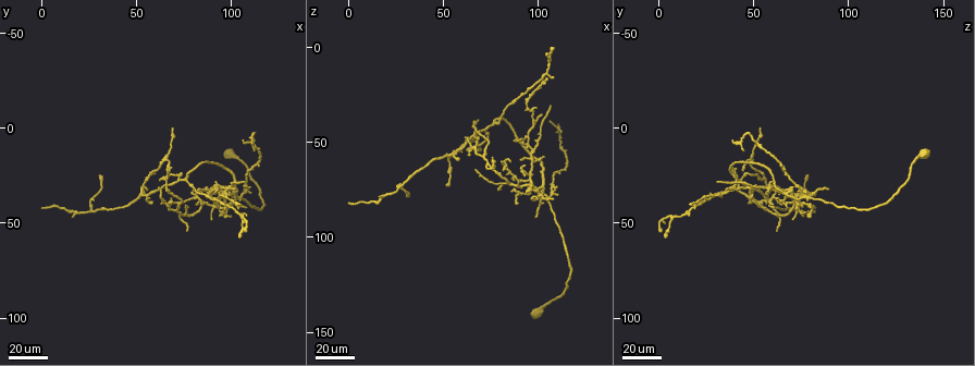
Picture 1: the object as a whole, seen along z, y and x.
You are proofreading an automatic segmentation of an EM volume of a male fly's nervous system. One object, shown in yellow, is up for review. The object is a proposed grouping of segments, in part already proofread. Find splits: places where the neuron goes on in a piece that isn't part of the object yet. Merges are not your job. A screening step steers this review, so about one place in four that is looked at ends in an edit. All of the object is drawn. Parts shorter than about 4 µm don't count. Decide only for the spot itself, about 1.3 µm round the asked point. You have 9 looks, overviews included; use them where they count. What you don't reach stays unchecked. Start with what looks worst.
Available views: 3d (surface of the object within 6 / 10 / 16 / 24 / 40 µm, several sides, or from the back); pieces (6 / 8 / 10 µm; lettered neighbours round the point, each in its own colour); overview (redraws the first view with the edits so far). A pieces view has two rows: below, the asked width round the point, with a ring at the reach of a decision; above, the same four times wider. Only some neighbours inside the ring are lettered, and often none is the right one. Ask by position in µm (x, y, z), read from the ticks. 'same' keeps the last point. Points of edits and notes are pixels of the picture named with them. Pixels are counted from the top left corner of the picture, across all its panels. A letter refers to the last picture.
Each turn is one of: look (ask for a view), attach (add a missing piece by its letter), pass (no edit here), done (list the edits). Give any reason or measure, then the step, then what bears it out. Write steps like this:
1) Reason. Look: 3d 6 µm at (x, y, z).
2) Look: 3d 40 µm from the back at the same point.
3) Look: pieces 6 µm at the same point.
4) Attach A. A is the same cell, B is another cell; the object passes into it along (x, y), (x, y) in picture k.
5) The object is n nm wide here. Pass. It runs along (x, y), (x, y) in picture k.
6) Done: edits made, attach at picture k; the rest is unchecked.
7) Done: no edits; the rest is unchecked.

Free end. Look: 3d 24 µm at (102, 33, 35).

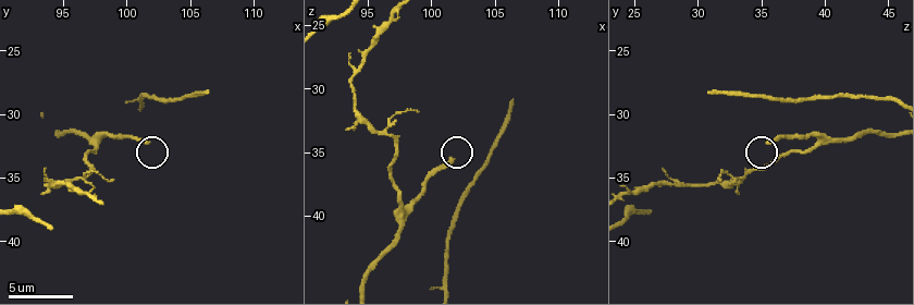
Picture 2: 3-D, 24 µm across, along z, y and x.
See the neighbours. Look: pieces 8 µm at (101.6, 32.2, 35.6).

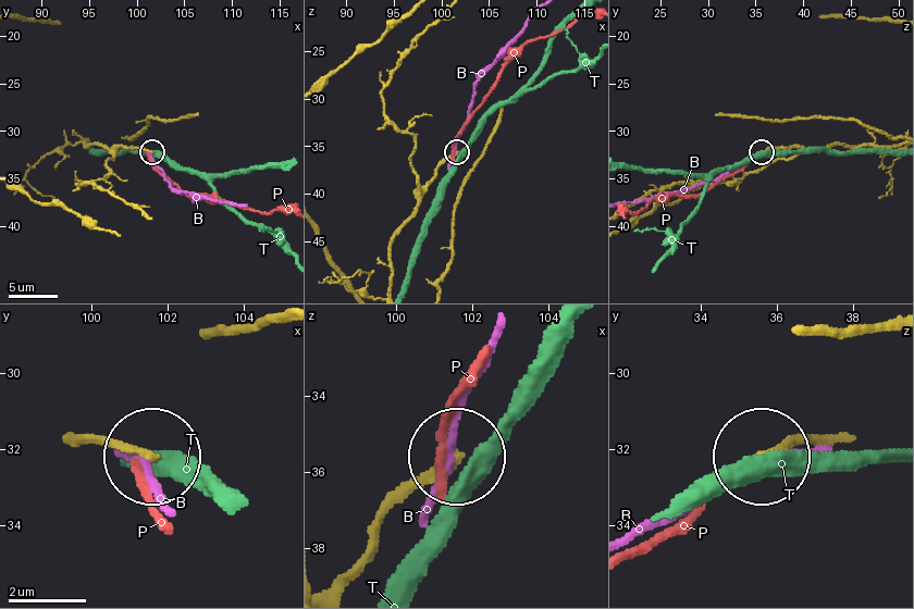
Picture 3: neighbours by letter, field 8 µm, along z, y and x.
Pass. B, P and T are other cells; it runs along (331, 587), (390, 509), (455, 463) in picture 3; none of them fits.

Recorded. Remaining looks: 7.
End of a long branch. Look: pieces 8 µm at (106.4, 28.2, 31.0).

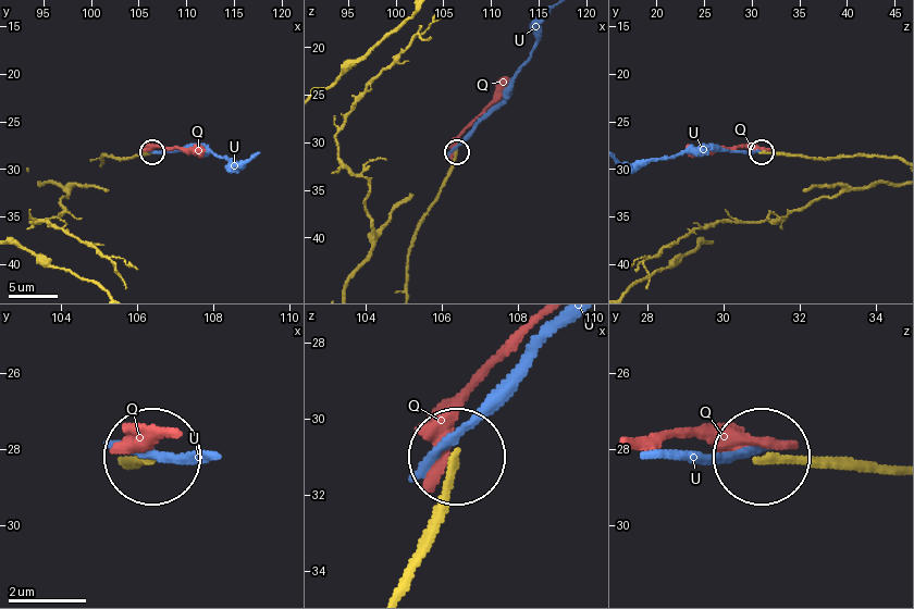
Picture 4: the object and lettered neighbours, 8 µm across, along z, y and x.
Pass. Q and U are other cells; no lettered piece goes on from it.

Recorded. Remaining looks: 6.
Thin end. Look: 3d 40 µm at (77, 53, 63).

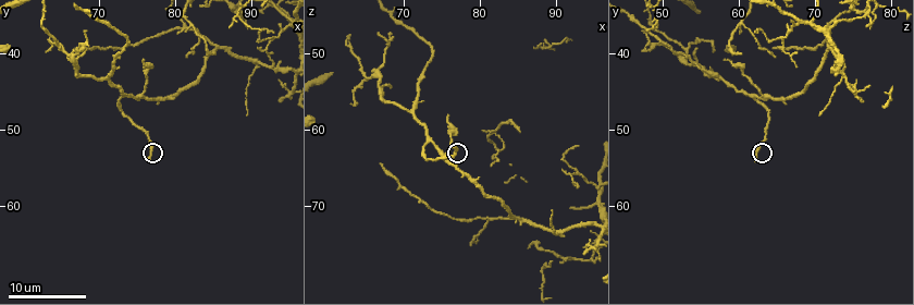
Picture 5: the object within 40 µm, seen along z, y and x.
Look: 3d 6 µm at (76.5, 54.0, 62.5).

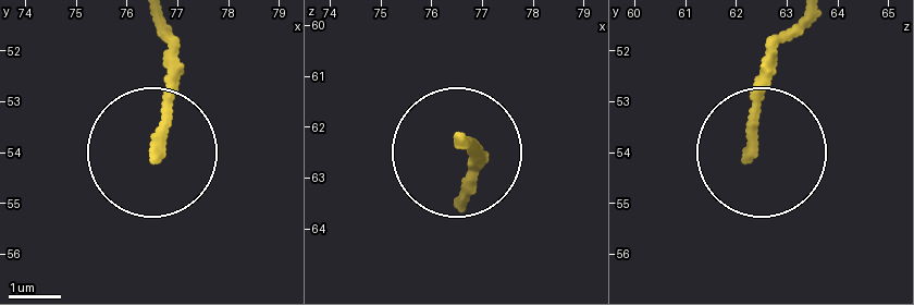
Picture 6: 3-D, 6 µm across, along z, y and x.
Look: pieces 8 µm at (76.60, 54.00, 62.30).

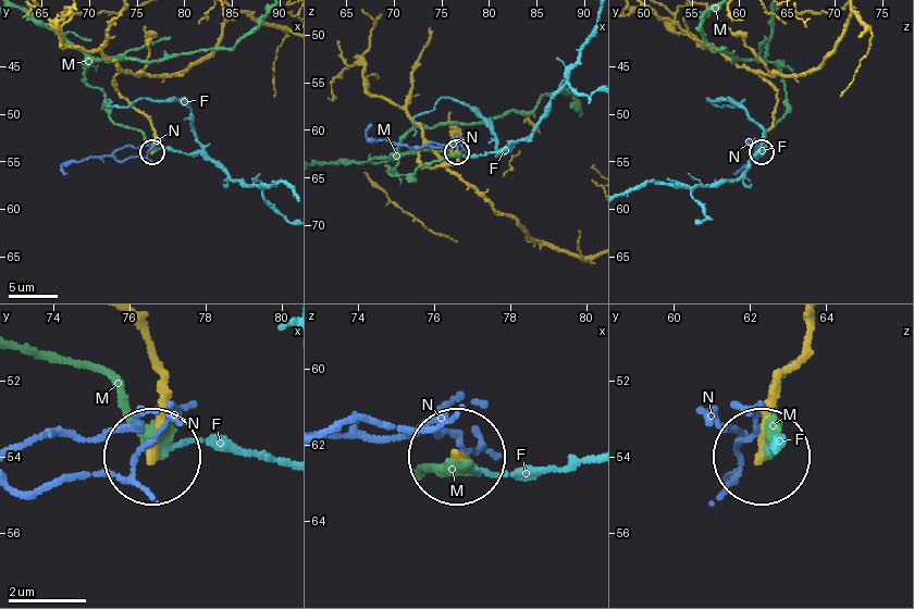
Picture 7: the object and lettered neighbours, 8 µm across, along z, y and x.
Pass. F, M and N are other cells; no lettered piece goes on from it.

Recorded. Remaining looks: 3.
Long arm stops here. Look: 3d 24 µm at (1, 42, 83).

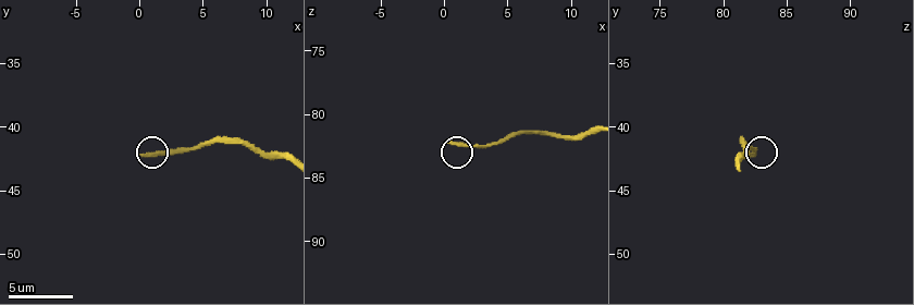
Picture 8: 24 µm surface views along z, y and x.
What lies round it. Look: pieces 6 µm at (0.4, 42.4, 82.0).

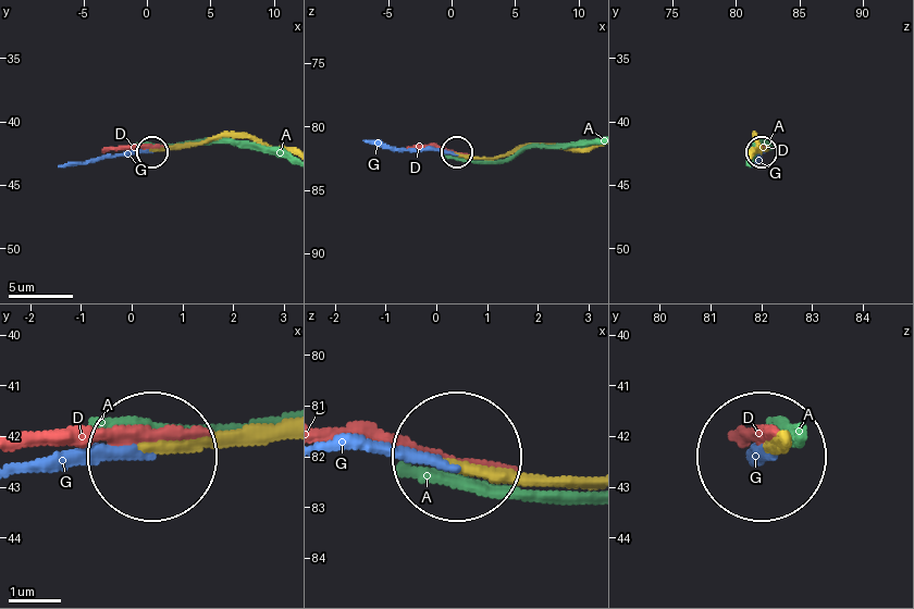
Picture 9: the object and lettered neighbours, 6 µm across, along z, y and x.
The object is 180 nm wide here. Attach G. G is the same cell, A and D are other cells; the object passes into it along (283, 435), (171, 435), (27, 461) in picture 9; it goes on there.

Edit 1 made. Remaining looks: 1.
An open end. Look: pieces 8 µm at (67.0, 39.0, 65.0).

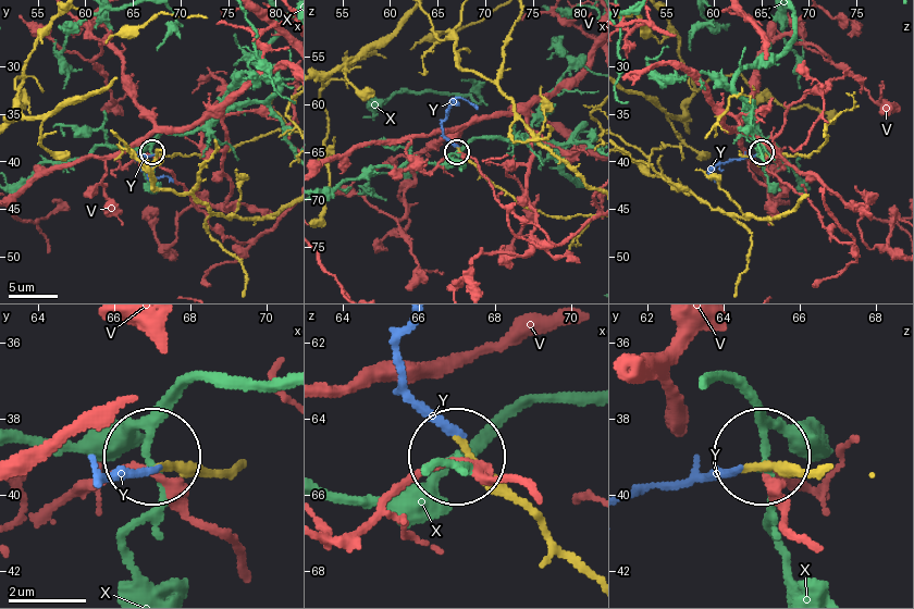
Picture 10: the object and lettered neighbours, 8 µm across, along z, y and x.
Attach Y. Y is the same cell, V and X are other cells; the object passes into it along (816, 472), (708, 472), (630, 488) in picture 10; it goes on there.

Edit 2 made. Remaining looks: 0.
Done: edits made, attach at picture 9, attach at picture 10; the rest is unchecked.

